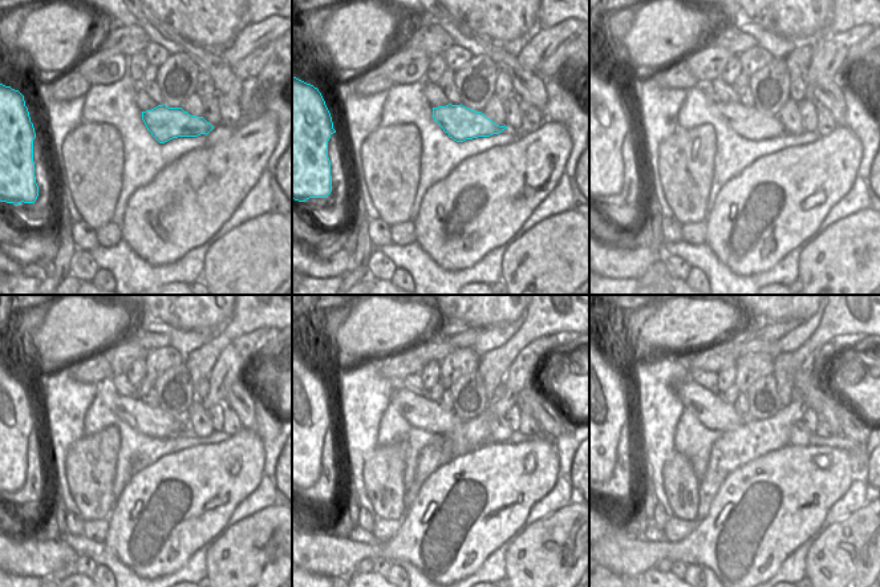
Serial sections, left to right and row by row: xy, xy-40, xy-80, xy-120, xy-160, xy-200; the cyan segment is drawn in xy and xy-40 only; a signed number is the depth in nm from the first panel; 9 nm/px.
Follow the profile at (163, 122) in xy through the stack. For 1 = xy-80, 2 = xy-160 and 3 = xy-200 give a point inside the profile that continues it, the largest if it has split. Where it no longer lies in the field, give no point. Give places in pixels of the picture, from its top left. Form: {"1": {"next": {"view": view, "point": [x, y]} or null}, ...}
{"1": {"next": {"view": "xy-80", "point": [749, 122]}}, "2": {"next": {"view": "xy-160", "point": [420, 412]}}, "3": {"next": {"view": "xy-200", "point": [708, 408]}}}

